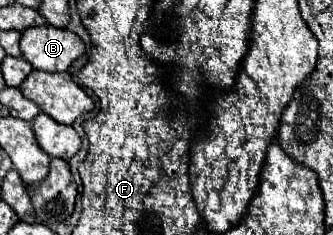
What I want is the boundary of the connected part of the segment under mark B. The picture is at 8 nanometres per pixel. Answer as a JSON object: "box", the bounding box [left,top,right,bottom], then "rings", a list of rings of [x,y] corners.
{"box":[20,28,84,72],"rings":[[[26,28],[20,38],[20,50],[36,70],[66,72],[70,64],[84,54],[82,40],[66,28]]]}

